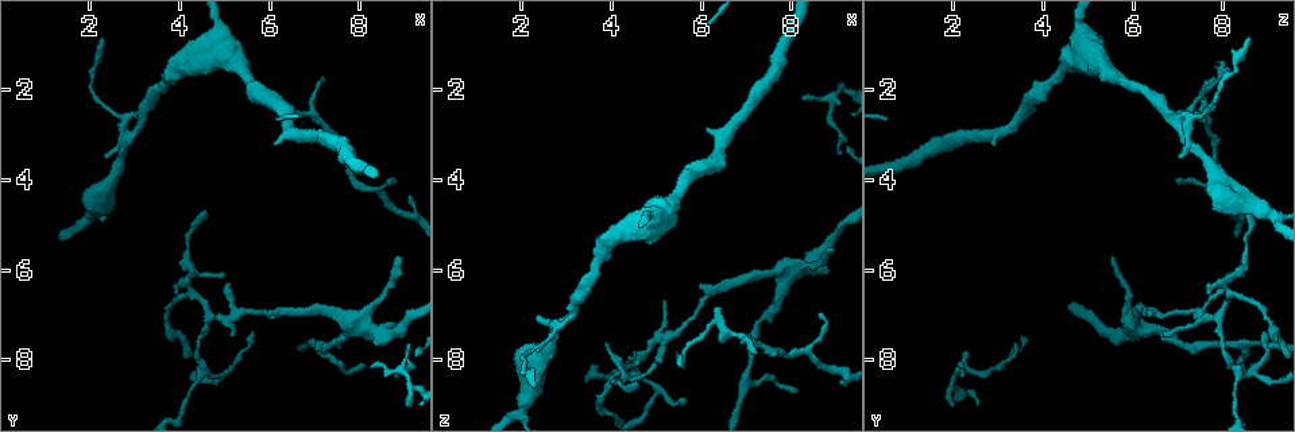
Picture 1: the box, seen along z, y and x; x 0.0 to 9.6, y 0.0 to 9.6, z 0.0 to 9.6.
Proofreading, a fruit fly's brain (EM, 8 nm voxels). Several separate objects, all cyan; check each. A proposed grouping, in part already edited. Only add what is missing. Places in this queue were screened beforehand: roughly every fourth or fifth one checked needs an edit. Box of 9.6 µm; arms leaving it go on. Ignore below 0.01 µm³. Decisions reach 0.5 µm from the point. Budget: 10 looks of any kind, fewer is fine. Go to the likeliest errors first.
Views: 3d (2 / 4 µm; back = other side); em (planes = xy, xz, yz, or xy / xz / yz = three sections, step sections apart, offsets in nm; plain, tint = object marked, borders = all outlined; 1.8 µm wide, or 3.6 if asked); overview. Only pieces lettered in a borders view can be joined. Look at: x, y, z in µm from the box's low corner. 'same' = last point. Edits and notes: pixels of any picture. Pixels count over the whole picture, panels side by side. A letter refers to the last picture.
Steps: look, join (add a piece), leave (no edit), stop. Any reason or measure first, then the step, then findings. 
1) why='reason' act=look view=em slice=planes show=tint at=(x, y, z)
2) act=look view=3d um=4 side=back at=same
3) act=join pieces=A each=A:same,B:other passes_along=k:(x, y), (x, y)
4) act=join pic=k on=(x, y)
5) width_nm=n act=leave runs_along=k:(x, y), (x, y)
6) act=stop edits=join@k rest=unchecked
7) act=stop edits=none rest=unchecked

act=look view=em slice=planes show=tint at=(5.50, 1.35, 7.95)

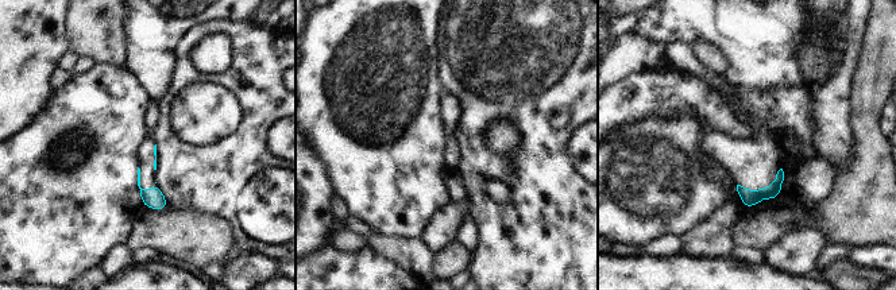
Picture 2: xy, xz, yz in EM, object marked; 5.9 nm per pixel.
why='see the neighbours' act=look view=em slice=planes show=borders at=same

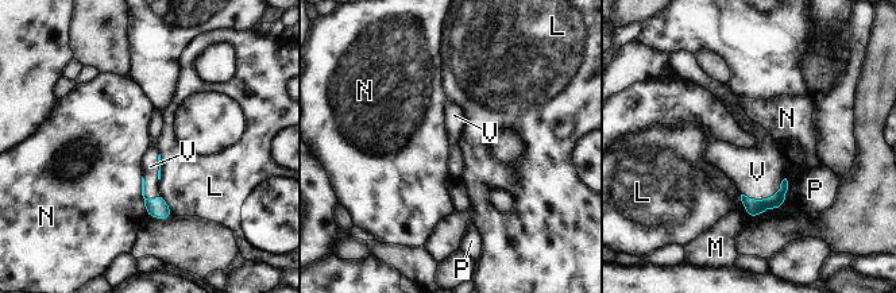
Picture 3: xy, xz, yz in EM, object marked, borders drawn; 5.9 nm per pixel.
act=join pieces=V each=L:other,M:other,N:other,P:other,V:same passes_along=3:(753, 207), (765, 199), (757, 172) found='the neuron continues'

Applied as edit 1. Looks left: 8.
why='tapers out' act=look view=em um=3.6 slice=planes show=borders at=(8.80, 5.75, 5.60)

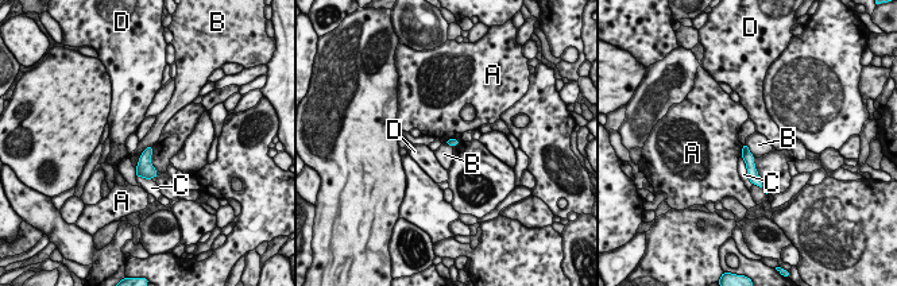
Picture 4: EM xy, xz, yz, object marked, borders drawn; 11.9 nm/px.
act=leave each=A:other,B:other,C:other,D:other found='none of them fits'

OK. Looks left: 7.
why='thin end' act=look view=3d um=2 at=(9.10, 4.40, 8.45)

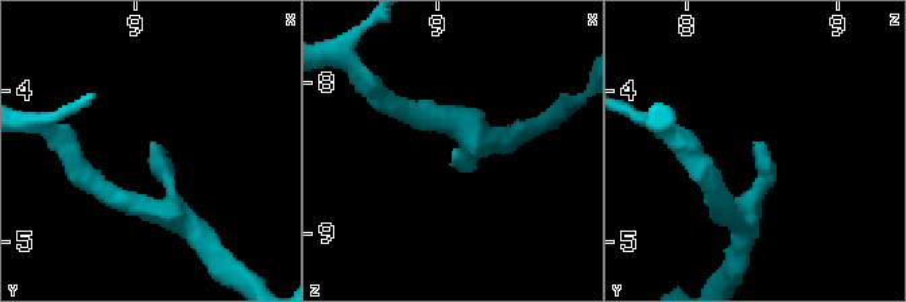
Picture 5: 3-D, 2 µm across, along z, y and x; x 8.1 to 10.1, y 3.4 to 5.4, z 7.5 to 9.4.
act=look view=em slice=planes show=borders at=(9.08, 4.36, 8.48)

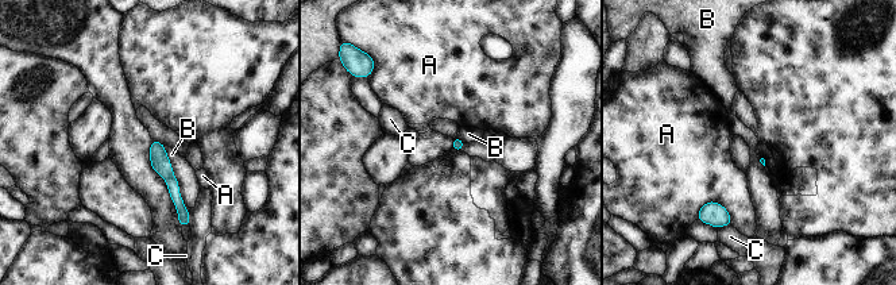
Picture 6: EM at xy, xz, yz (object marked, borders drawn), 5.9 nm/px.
act=leave each=A:other,B:other,C:other runs_along=6:(154, 143), (182, 216) found='no lettered piece goes on from it'

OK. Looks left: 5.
why='thin neck' act=look view=em slice=planes show=borders at=(4.10, 5.40, 8.55)

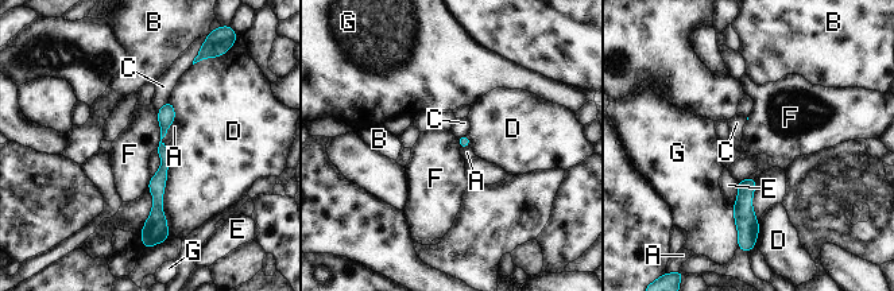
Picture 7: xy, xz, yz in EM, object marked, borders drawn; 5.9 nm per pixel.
act=leave each=A:other,B:other,C:other,D:other,E:other,F:other,G:other runs_along=7:(169, 105), (157, 217), (147, 227) found='no lettered piece goes on from it'

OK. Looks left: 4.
act=stop edits=join@3 rest=unchecked

